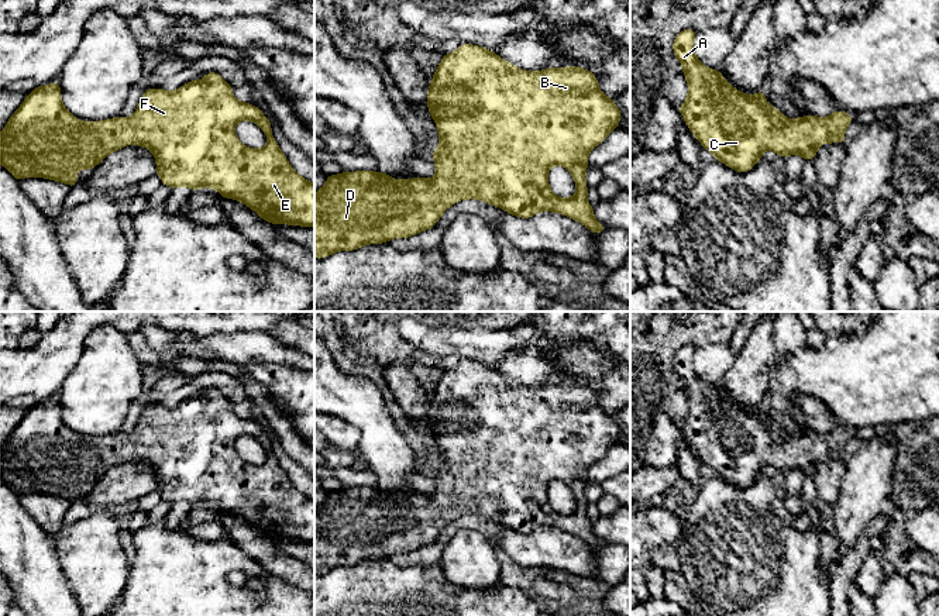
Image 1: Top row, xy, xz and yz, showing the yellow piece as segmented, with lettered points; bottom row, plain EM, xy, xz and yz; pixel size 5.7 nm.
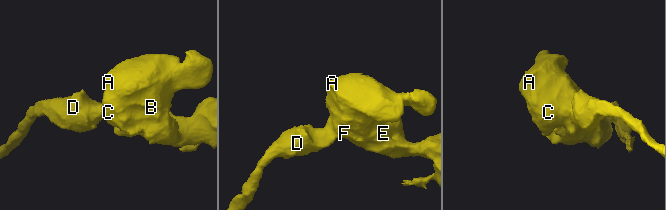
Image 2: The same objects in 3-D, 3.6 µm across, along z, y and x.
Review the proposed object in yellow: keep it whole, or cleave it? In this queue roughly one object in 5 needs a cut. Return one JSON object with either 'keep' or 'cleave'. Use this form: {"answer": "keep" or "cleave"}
{"answer": "keep"}

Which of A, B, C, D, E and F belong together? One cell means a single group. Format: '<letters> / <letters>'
A B C D E F

